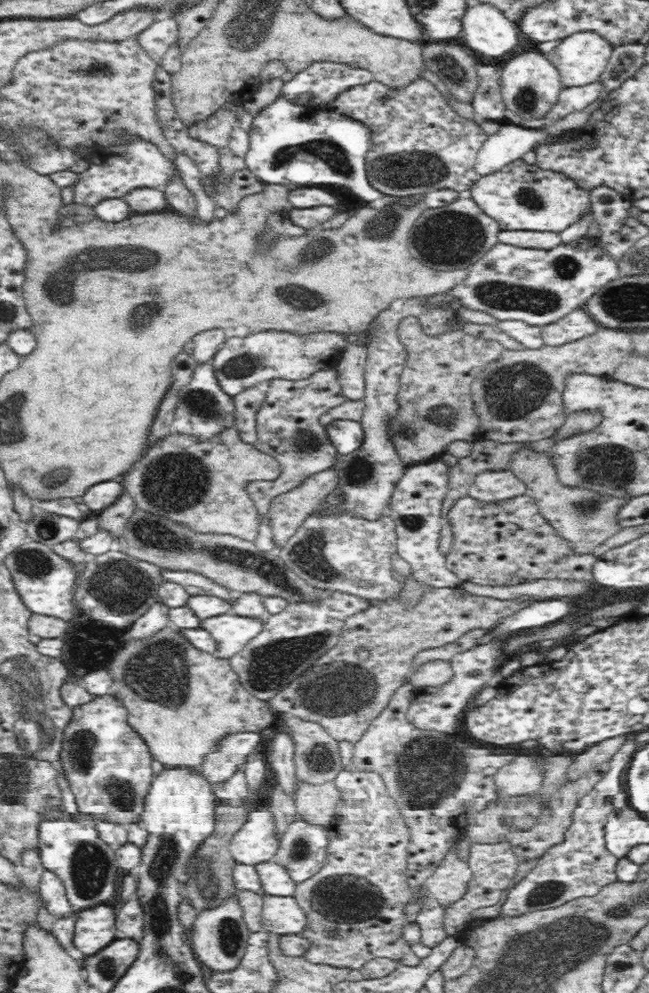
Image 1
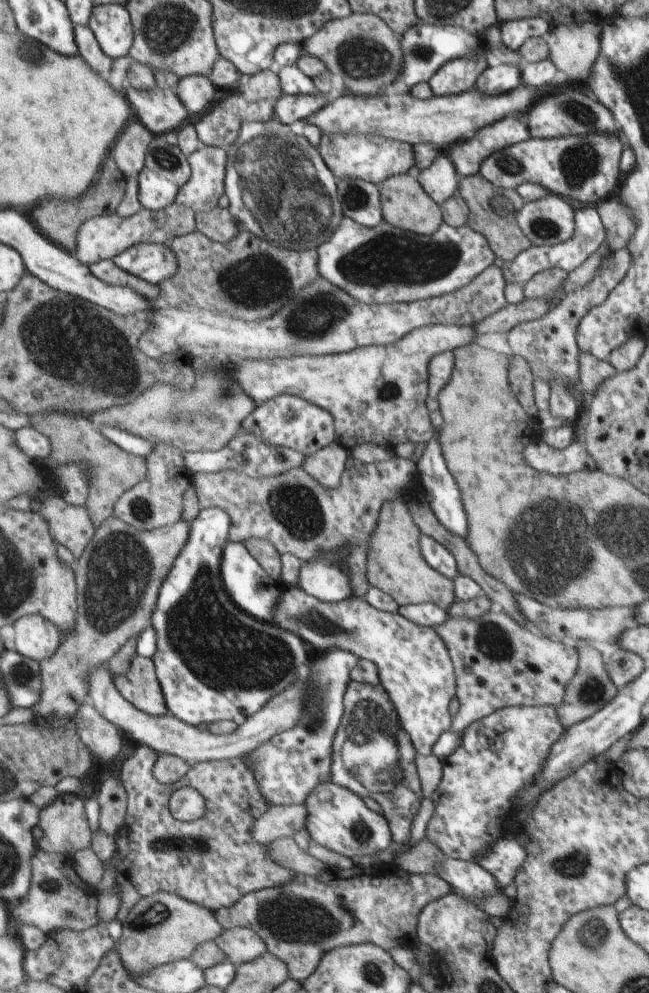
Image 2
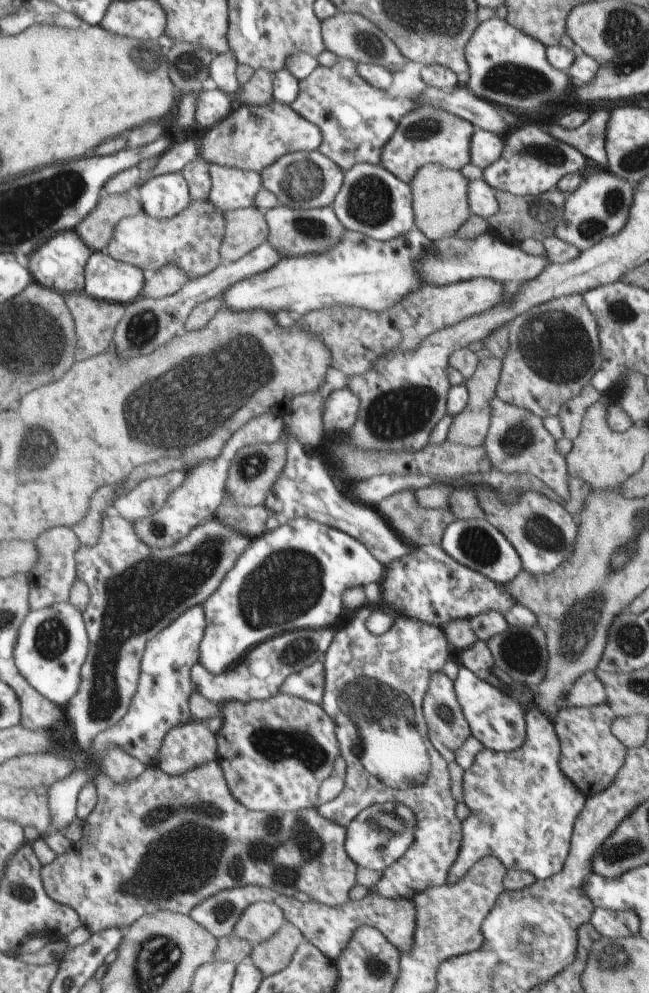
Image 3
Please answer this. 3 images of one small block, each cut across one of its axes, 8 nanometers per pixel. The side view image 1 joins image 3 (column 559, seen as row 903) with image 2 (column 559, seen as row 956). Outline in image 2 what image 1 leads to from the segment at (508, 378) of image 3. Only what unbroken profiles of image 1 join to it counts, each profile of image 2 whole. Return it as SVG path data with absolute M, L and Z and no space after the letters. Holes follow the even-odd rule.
M625 248L611 252L611 256L603 260L603 266L587 286L567 294L567 298L563 298L553 310L549 310L539 320L517 324L507 334L509 350L517 356L523 356L535 380L545 380L549 384L549 414L557 418L575 420L581 416L579 406L575 404L571 394L571 384L579 384L579 348L577 348L579 322L593 308L603 306L603 302L607 302L607 298L615 292L615 286L623 282L627 266L629 266L629 252Z

